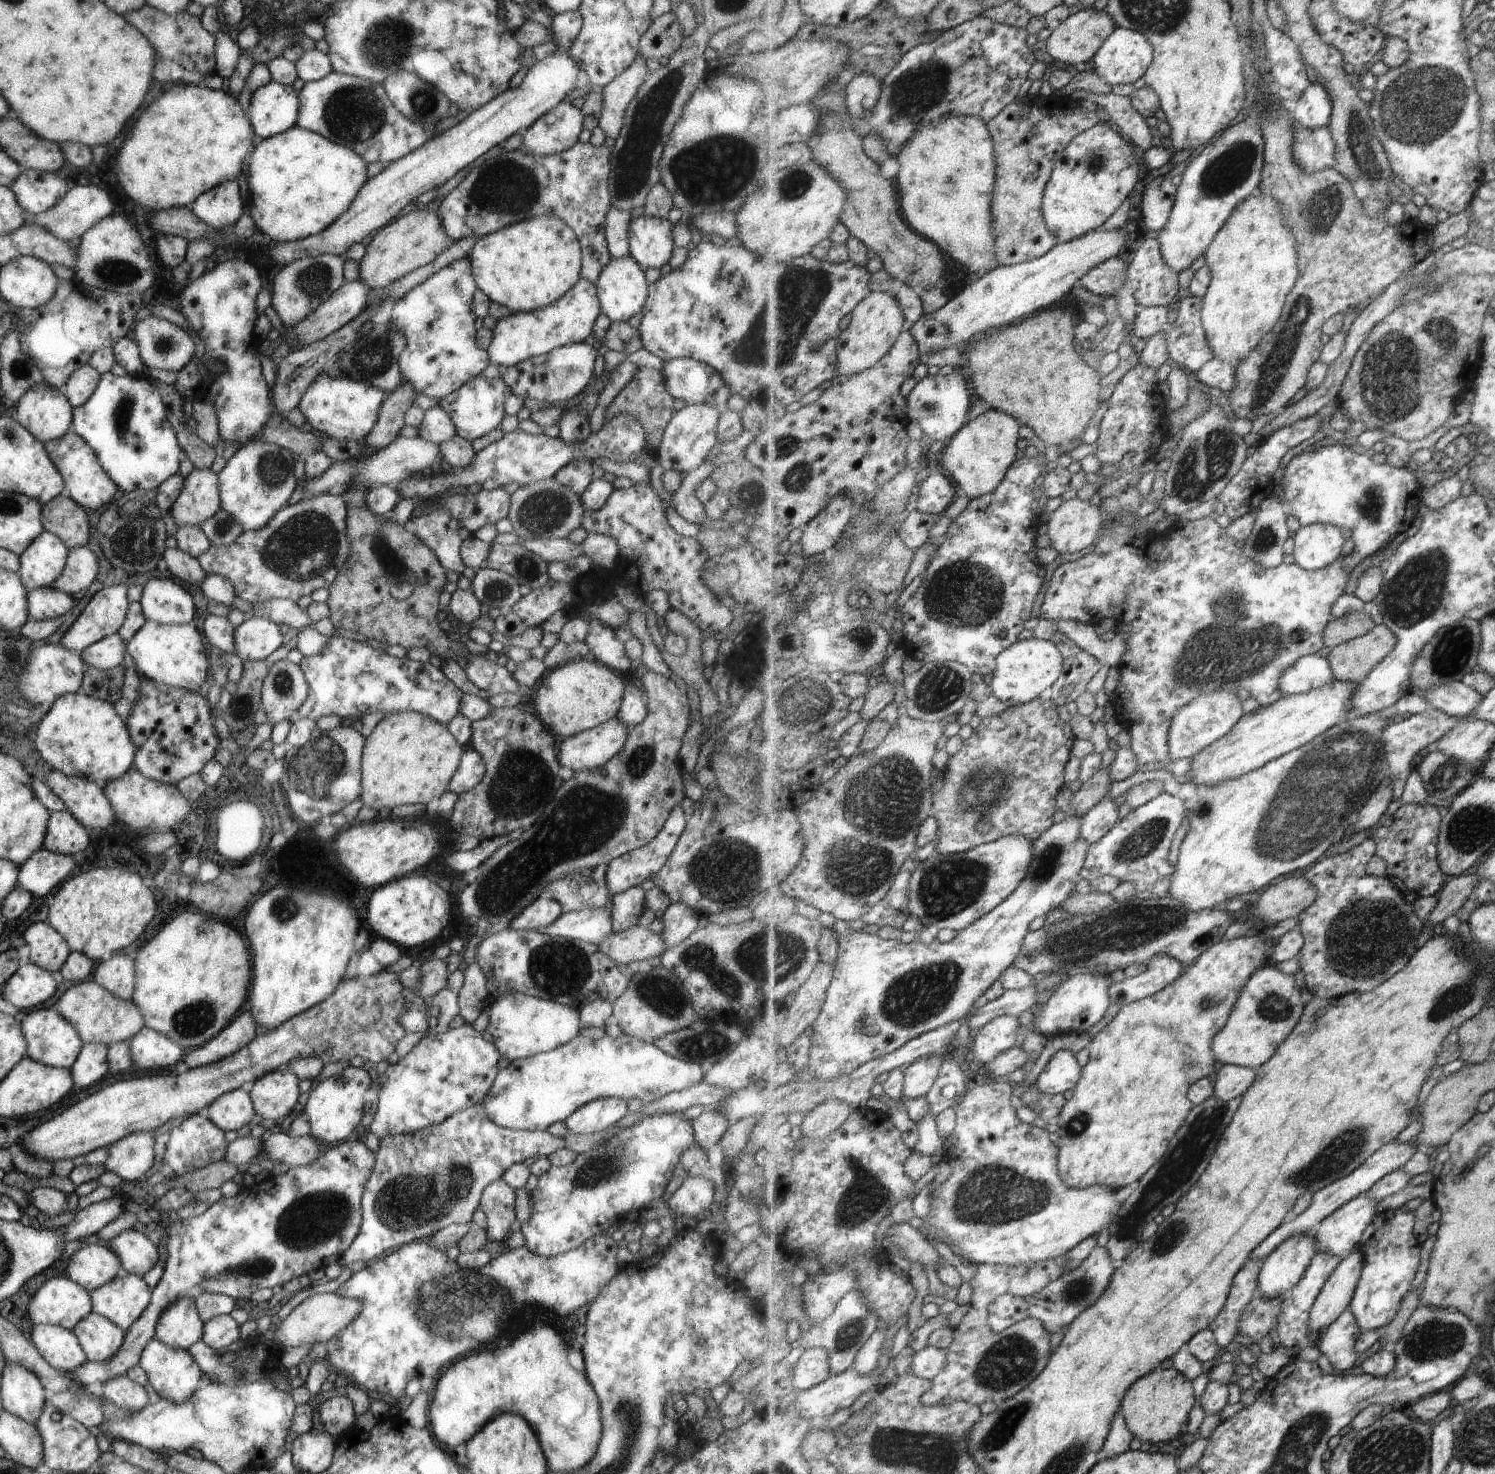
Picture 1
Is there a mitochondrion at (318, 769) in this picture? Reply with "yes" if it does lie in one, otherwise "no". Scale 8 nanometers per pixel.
yes

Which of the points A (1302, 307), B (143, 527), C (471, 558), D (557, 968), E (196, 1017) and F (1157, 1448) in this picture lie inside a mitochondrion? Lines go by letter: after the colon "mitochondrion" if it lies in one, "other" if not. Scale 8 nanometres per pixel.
A: mitochondrion
B: mitochondrion
C: other
D: mitochondrion
E: mitochondrion
F: other

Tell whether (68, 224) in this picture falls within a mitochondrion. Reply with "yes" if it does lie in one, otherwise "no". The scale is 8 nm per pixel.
no

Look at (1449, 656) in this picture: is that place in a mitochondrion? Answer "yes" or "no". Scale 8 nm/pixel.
yes

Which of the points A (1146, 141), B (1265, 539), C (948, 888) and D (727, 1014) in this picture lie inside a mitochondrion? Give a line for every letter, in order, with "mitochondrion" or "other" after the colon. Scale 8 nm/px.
A: other
B: mitochondrion
C: mitochondrion
D: mitochondrion

